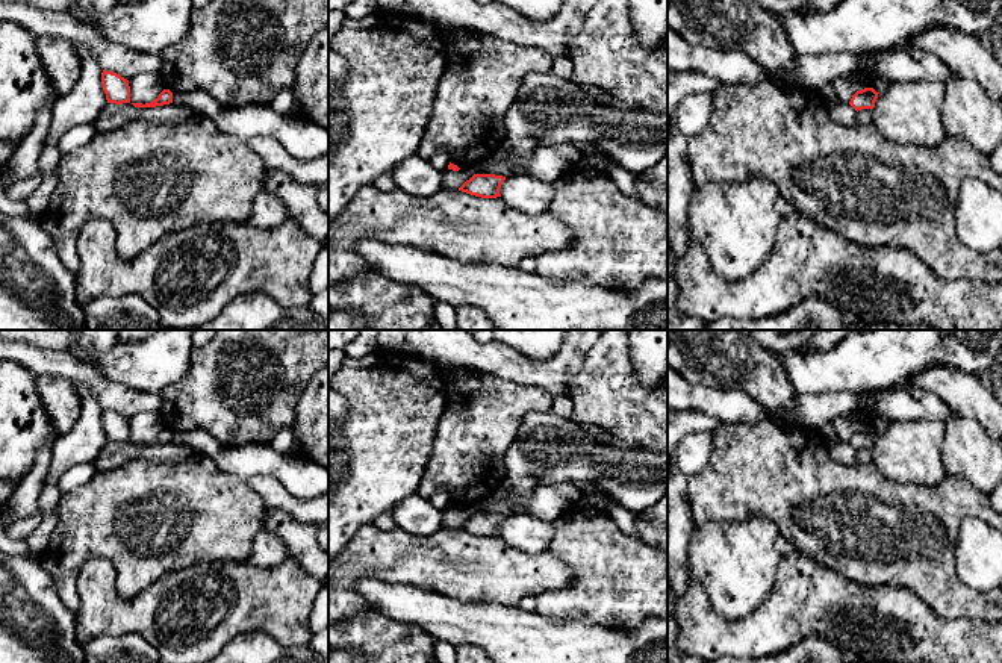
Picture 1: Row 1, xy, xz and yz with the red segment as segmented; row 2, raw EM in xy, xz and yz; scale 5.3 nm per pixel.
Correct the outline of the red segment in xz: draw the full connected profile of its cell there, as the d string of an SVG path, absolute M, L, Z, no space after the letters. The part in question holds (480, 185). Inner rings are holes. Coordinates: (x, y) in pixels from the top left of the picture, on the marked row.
M474 174L466 180L459 191L481 197L481 198L496 198L501 197L499 188L506 177L495 174Z

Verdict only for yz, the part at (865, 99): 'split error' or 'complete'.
complete

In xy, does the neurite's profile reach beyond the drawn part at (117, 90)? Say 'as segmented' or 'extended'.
as segmented

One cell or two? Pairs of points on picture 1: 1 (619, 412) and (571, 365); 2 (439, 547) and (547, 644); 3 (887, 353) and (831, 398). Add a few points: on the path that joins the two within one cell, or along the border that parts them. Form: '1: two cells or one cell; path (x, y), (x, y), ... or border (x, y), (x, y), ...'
1: two cells; border (594, 345), (568, 394)
2: two cells; border (468, 603), (516, 606)
3: two cells; border (855, 392), (821, 391), (805, 394)

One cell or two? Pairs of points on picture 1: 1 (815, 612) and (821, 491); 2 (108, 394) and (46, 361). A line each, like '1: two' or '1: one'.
1: two
2: one

